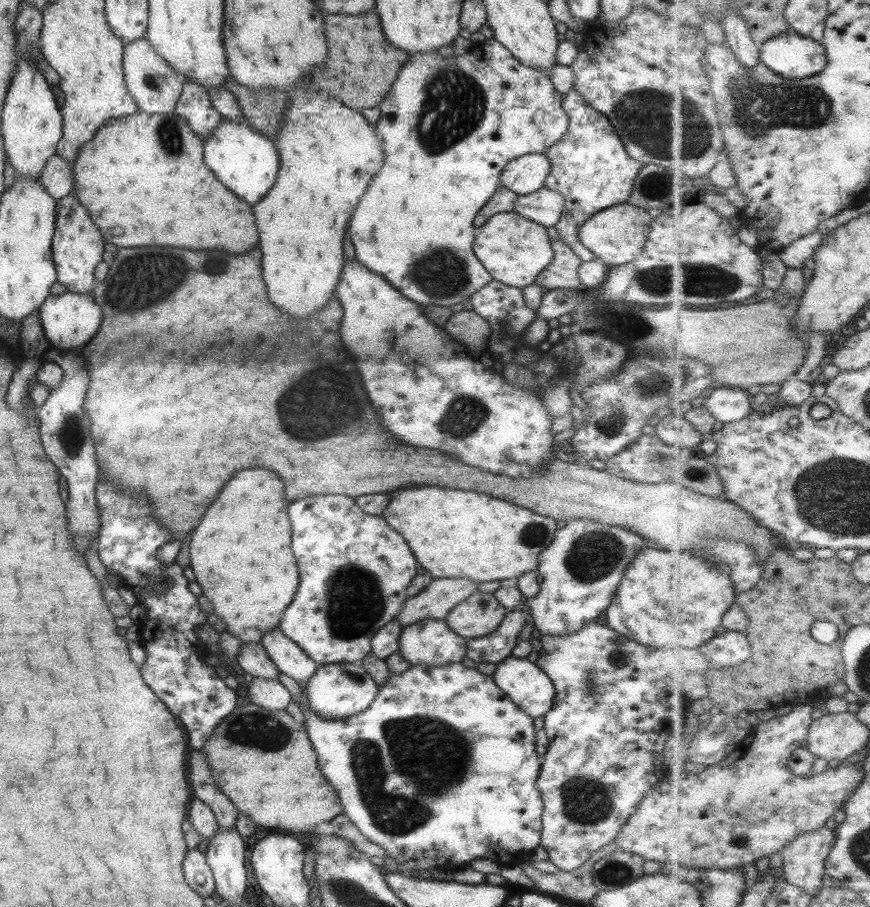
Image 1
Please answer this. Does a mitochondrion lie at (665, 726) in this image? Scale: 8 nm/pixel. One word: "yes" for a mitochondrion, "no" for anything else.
no

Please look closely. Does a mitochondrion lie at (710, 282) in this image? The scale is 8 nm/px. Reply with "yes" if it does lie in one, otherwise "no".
yes

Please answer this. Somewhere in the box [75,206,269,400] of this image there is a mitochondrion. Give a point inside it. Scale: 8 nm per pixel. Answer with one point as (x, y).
(159, 268)

